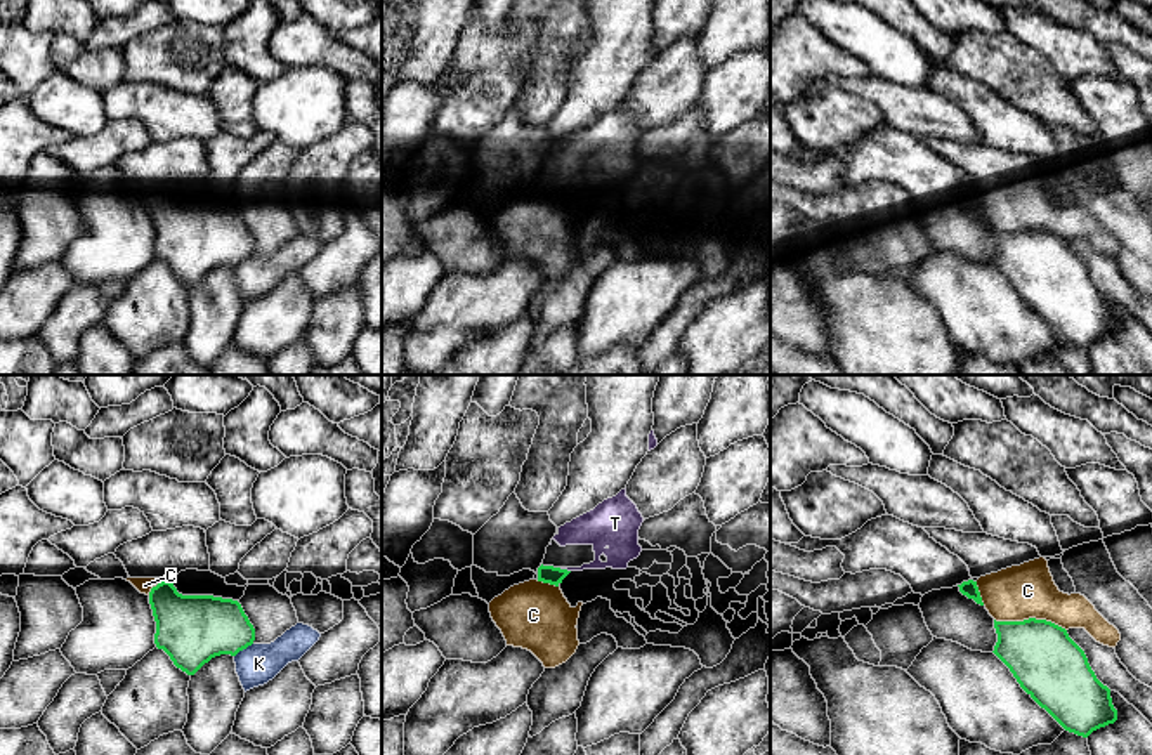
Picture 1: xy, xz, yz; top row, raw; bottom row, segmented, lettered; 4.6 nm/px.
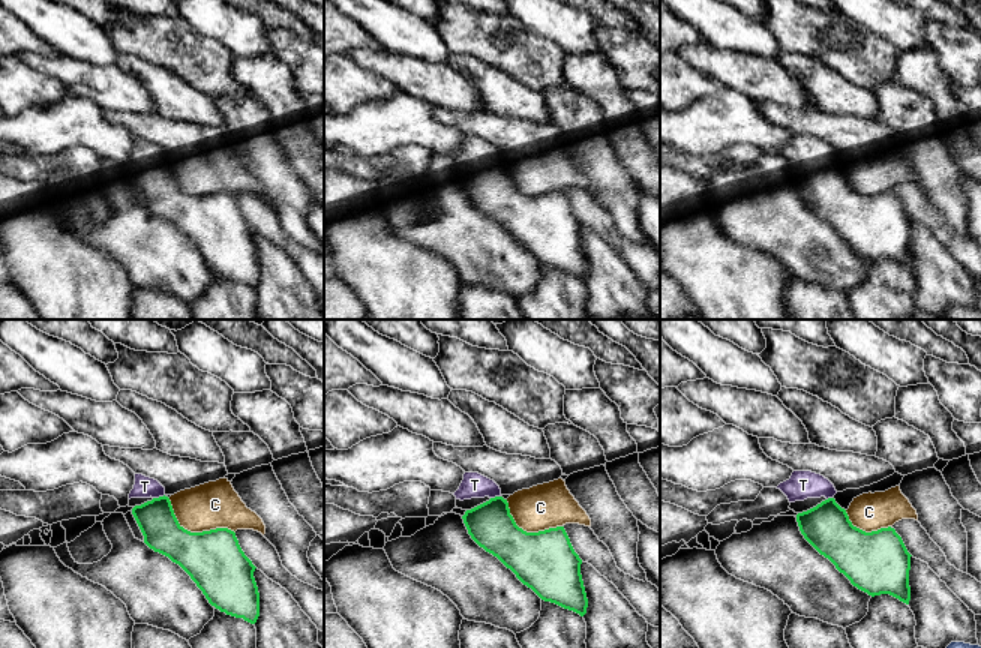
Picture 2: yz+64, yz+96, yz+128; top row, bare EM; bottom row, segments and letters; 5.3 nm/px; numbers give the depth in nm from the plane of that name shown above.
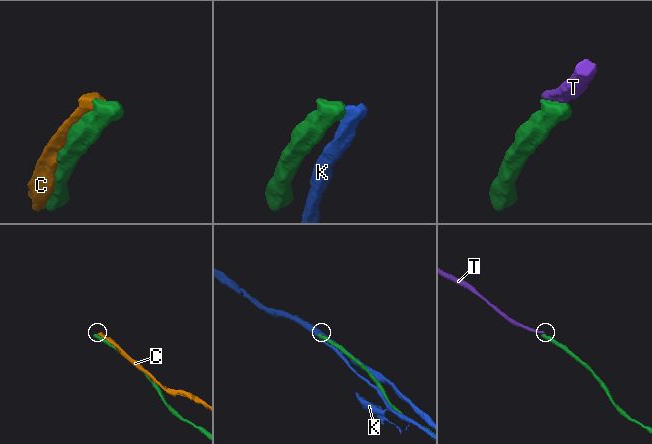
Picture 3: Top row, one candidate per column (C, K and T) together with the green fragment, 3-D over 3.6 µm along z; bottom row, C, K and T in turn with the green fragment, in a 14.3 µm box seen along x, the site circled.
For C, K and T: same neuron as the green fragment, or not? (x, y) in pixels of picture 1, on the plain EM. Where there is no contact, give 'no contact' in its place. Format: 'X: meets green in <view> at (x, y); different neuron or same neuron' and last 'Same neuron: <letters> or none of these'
C: meets green in yz at (1031, 229); different neuron
K: meets green in xy at (243, 259); different neuron
T: meets green in xz at (564, 181); same neuron
Same neuron: T

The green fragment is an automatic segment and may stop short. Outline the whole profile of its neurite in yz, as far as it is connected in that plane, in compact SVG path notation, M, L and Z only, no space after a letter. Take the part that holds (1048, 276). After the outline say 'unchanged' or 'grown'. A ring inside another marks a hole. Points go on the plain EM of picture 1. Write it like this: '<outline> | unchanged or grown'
M1036 229L994 231L994 240L998 253L992 264L1065 342L1088 349L1117 332L1110 300L1096 290L1065 240Z | unchanged

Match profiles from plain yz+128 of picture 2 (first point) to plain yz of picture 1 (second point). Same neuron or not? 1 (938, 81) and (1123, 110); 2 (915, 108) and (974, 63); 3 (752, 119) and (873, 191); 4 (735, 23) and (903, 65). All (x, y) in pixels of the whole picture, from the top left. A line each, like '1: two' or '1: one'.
1: one
2: two
3: two
4: one

